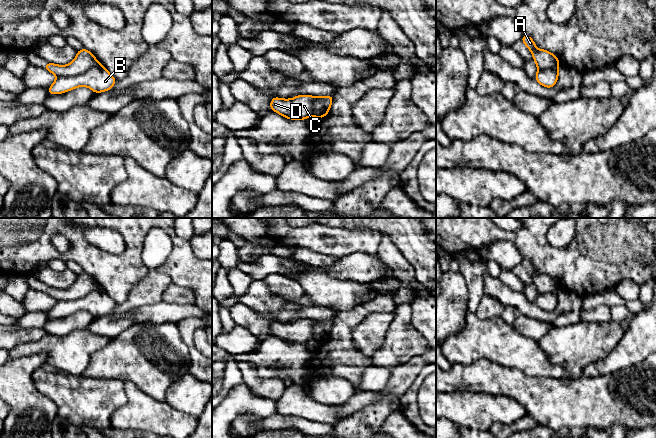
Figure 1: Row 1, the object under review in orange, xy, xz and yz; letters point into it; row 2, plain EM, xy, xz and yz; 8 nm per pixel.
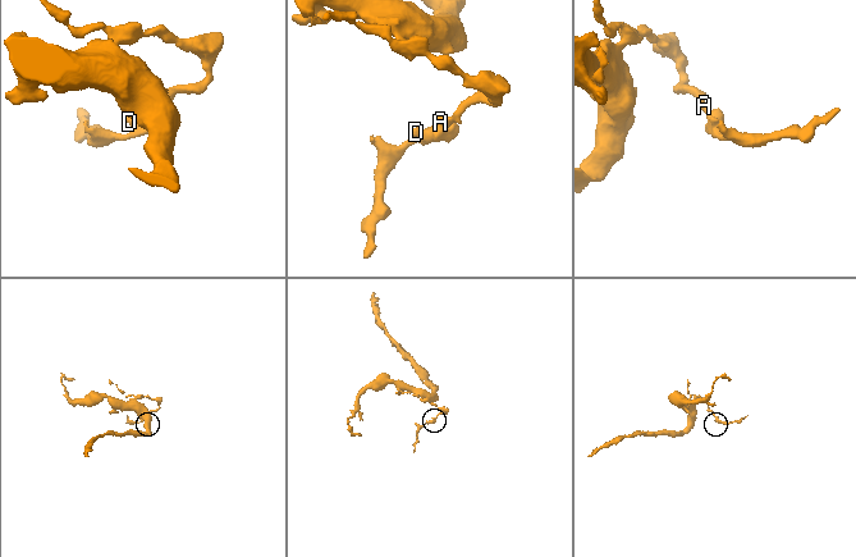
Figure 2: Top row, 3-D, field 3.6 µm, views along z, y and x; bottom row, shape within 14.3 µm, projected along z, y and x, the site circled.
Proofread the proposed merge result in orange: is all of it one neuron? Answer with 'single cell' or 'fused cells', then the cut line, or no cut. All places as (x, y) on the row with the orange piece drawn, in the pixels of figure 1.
fused cells | xy (97, 62), (77, 75), (61, 75), (57, 77)

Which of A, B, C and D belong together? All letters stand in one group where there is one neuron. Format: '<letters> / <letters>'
A C D / B

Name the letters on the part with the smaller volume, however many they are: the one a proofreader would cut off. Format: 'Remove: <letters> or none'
Remove: B

